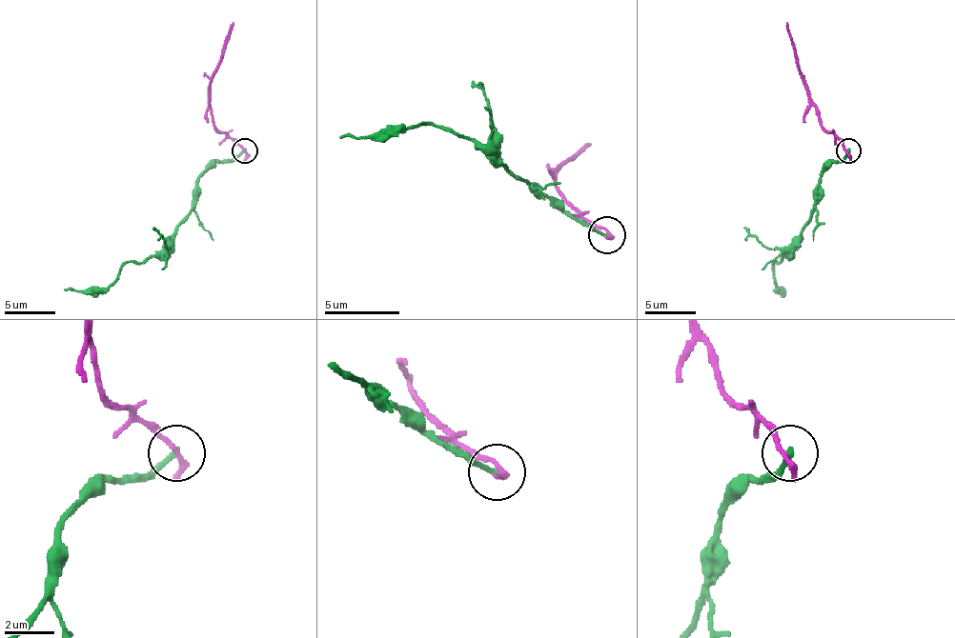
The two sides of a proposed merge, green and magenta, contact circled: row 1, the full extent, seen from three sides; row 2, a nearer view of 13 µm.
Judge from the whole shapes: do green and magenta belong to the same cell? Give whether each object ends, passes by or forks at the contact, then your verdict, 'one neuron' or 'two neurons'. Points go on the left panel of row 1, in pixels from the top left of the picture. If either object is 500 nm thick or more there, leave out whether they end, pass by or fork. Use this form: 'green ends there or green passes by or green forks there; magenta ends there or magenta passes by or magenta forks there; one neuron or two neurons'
green ends there; magenta ends there; two neurons

